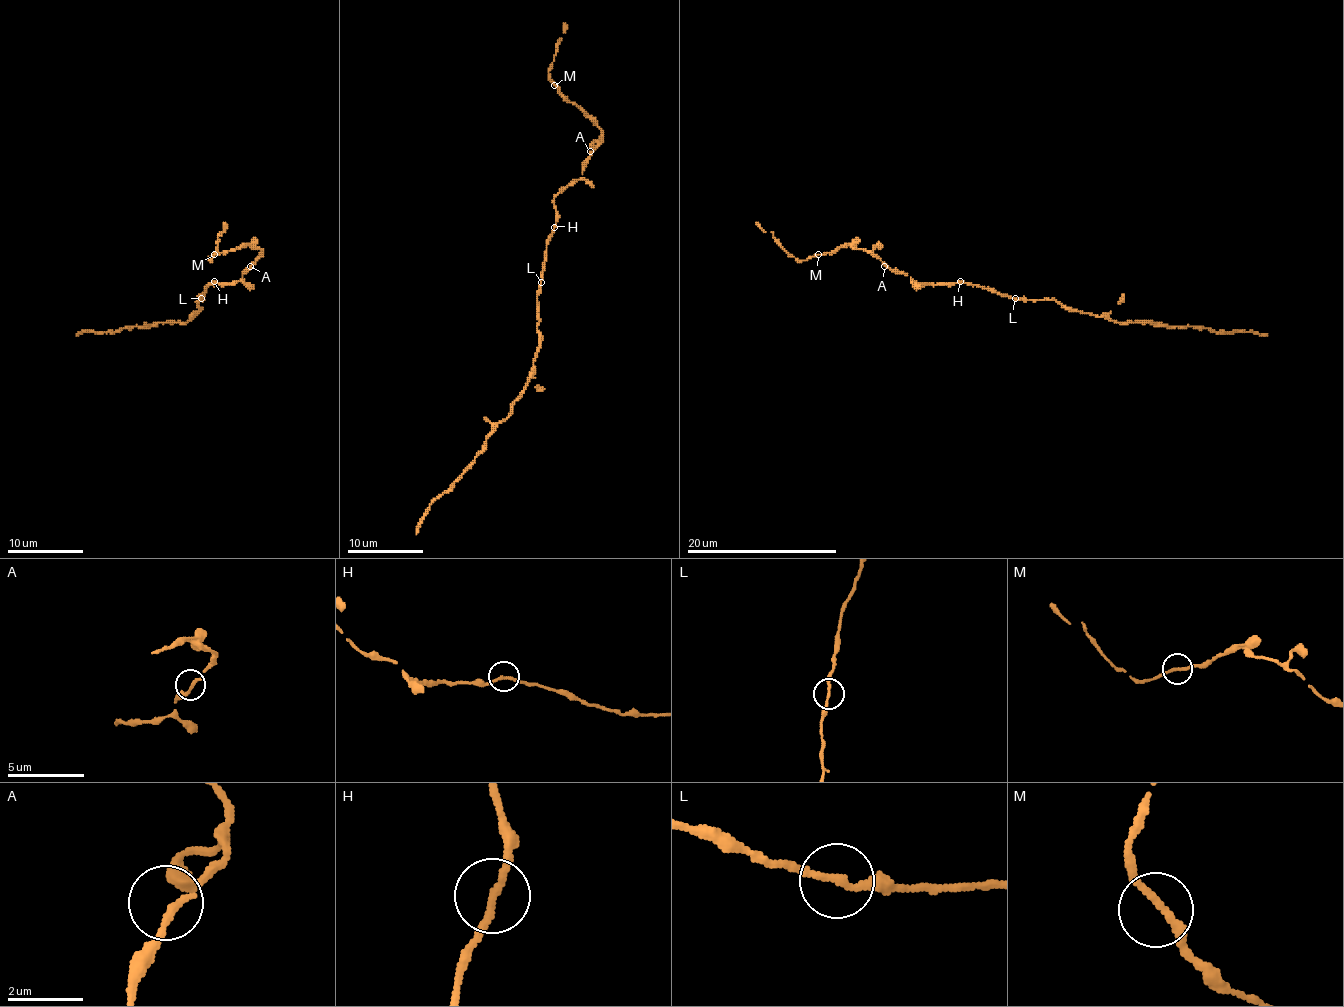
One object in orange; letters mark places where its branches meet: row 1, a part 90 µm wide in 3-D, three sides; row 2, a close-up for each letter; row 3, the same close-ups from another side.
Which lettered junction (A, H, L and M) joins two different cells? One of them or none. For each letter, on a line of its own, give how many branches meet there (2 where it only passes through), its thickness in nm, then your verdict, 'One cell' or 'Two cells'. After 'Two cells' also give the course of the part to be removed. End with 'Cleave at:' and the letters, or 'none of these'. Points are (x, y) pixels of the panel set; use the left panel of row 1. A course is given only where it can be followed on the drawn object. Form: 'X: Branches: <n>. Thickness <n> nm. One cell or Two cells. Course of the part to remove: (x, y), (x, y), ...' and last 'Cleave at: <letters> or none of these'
A: Branches: 2. Thickness 160 nm. One cell
H: Branches: 2. Thickness 180 nm. One cell
L: Branches: 2. Thickness 180 nm. One cell
M: Branches: 2. Thickness 200 nm. One cell
Cleave at: none of these

